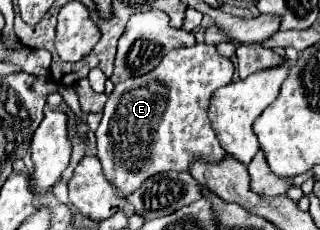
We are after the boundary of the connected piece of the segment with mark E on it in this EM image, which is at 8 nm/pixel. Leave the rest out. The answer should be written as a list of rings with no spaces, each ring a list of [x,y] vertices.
[[[196,43],[192,47],[172,49],[154,71],[142,77],[126,79],[114,87],[112,95],[104,105],[102,121],[96,129],[96,137],[98,137],[96,157],[100,159],[104,177],[108,177],[108,183],[112,183],[118,189],[121,197],[128,197],[139,189],[148,177],[154,177],[158,173],[188,171],[190,161],[194,157],[220,161],[220,157],[226,155],[216,139],[214,129],[210,127],[208,101],[216,89],[232,81],[232,73],[234,73],[232,61],[222,57],[216,51],[216,47],[206,43]]]

